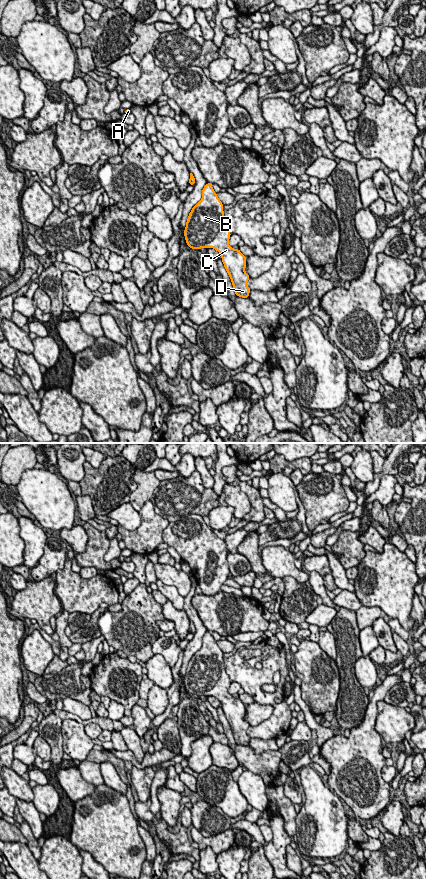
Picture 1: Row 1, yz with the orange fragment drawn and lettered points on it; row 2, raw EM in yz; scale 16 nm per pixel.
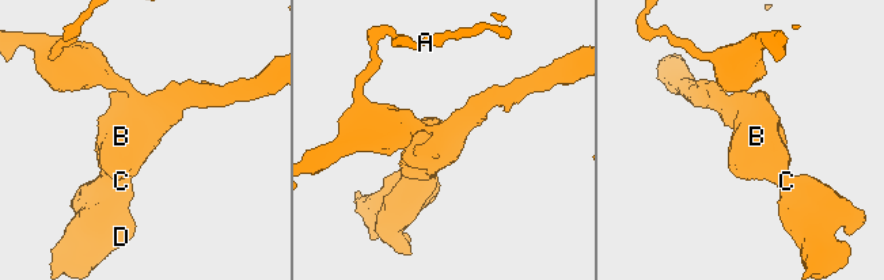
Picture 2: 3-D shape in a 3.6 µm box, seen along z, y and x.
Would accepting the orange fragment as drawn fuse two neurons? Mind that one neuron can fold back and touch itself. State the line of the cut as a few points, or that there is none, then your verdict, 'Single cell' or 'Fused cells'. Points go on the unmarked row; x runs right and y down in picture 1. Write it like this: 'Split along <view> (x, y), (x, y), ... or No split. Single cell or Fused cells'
No split. Single cell

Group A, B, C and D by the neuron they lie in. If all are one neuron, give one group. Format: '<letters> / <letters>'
A B C D

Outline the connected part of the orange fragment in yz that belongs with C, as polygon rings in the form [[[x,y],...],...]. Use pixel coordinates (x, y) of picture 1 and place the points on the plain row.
[[[211,631],[205,632],[202,647],[189,661],[184,684],[189,696],[217,698],[221,702],[236,744],[248,746],[251,737],[247,734],[250,725],[245,720],[247,705],[228,692],[231,681],[226,673],[223,651]]]

